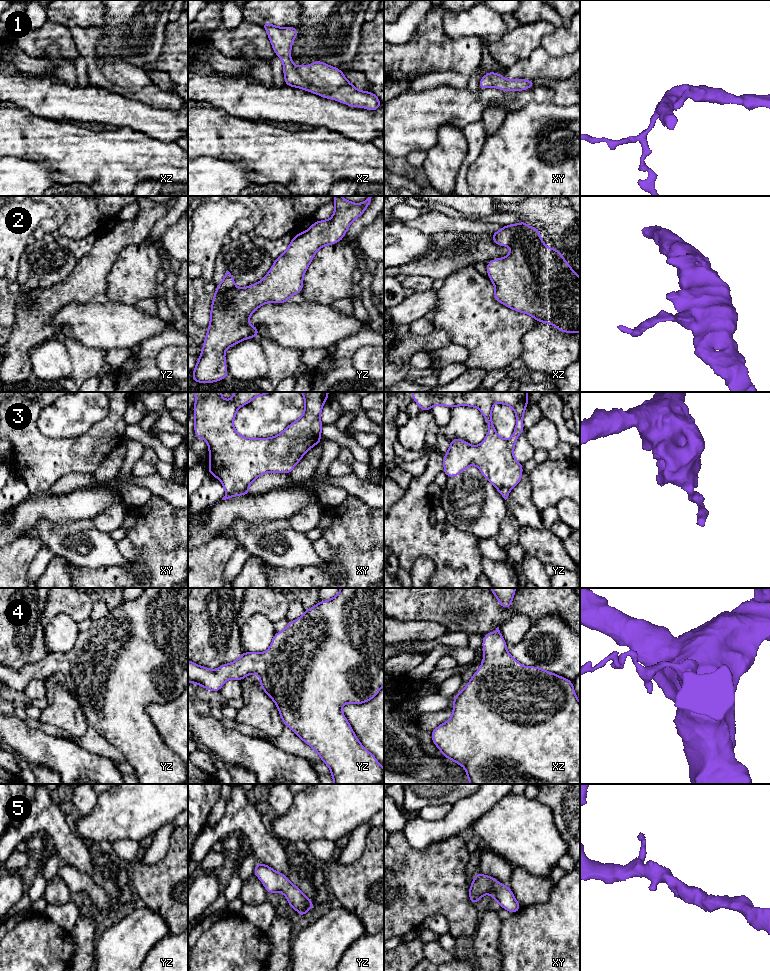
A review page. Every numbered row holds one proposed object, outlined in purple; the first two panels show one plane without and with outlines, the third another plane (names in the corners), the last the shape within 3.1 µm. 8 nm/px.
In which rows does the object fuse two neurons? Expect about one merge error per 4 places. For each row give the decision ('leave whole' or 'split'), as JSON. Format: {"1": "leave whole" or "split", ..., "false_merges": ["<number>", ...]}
{"1": "leave whole", "2": "split", "3": "split", "4": "leave whole", "5": "leave whole", "false_merges": ["2", "3"]}

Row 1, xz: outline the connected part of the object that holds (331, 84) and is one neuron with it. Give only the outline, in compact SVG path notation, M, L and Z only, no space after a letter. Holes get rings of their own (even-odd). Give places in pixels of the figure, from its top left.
M267 21L261 25L268 34L276 56L282 59L285 85L370 111L375 111L382 105L373 92L361 91L353 86L337 67L331 67L322 61L295 66L290 54L298 29L291 26L277 27Z

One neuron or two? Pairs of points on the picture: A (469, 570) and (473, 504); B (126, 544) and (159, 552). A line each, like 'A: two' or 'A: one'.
A: two
B: two

